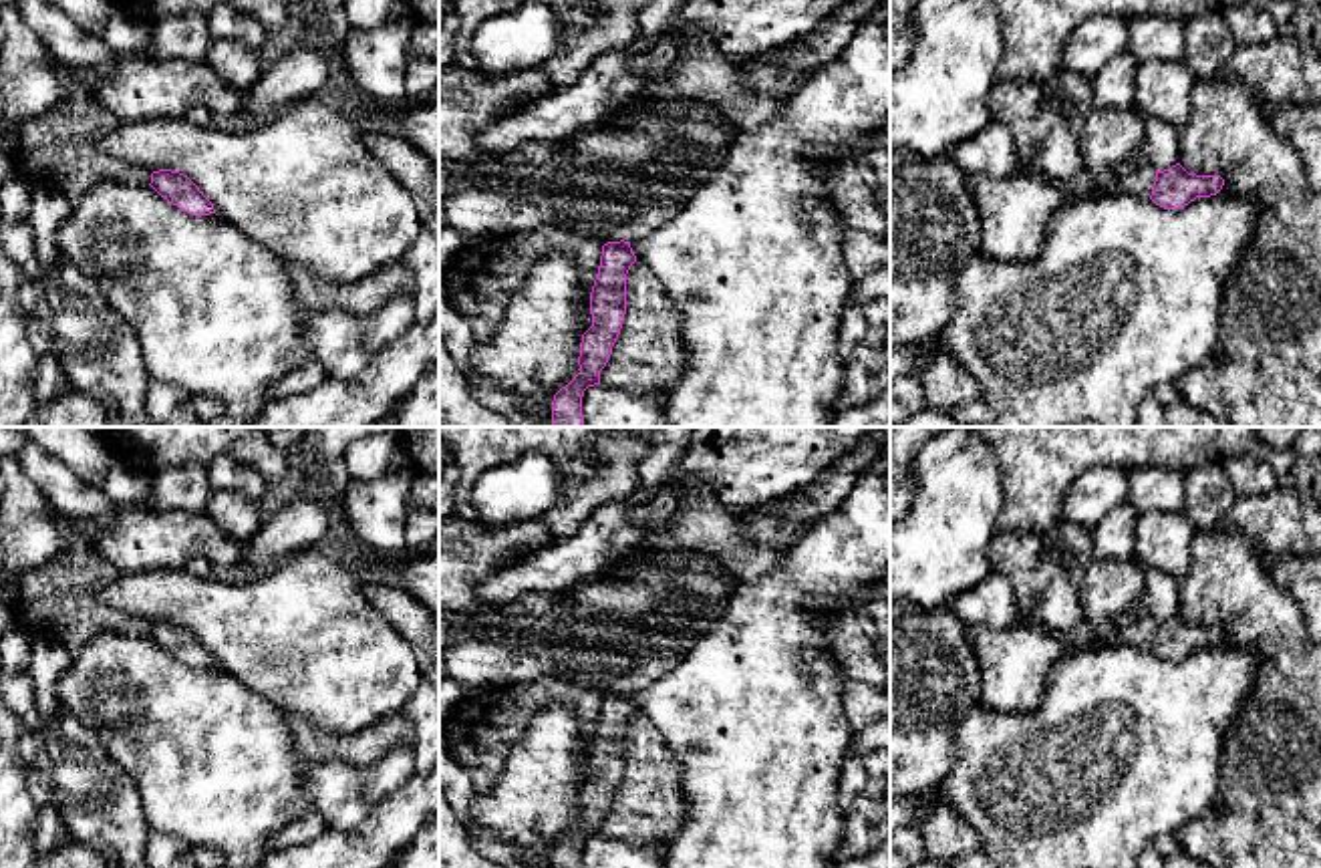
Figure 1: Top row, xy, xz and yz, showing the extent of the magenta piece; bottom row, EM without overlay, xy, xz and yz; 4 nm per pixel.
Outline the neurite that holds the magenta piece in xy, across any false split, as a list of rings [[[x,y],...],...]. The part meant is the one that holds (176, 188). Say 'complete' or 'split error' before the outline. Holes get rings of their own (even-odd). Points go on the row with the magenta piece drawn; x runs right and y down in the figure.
complete; [[[159,169],[151,173],[149,183],[163,199],[193,215],[215,213],[213,203],[203,191],[183,173]]]

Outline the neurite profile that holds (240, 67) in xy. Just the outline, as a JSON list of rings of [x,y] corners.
[[[230,38],[213,40],[205,62],[234,91],[254,87],[266,68],[262,50]]]

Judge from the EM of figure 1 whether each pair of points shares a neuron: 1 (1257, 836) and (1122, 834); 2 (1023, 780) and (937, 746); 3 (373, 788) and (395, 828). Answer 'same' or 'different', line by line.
1: different
2: different
3: different

